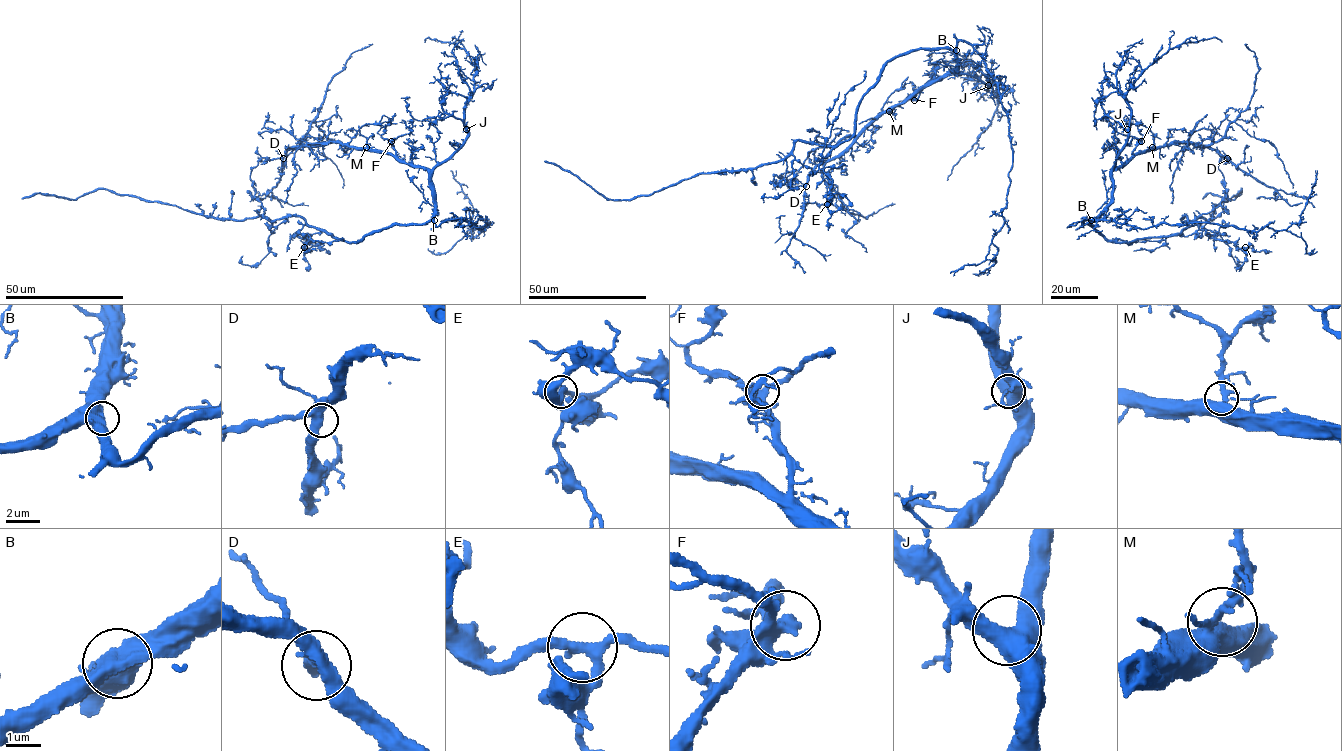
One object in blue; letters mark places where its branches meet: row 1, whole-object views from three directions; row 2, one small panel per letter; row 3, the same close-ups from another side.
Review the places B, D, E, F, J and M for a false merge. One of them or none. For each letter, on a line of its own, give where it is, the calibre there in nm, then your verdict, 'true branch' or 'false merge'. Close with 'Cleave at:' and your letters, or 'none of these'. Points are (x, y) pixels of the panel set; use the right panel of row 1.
B: place (1091, 220); calibre 480 nm; true branch
D: place (1227, 158); calibre 400 nm; true branch
E: place (1245, 247); calibre 280 nm; true branch
F: place (1141, 141); calibre 400 nm; true branch
J: place (1127, 129); calibre 480 nm; true branch
M: place (1152, 147); calibre 320 nm; true branch
Cleave at: none of these

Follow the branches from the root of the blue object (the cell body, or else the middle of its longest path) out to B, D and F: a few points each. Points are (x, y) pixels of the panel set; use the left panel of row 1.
B: (356, 242), (393, 225), (427, 224), (434, 220)
D: (356, 242), (343, 241), (299, 217), (272, 221), (263, 215), (250, 171), (262, 158), (283, 158)
F: (356, 242), (393, 225), (426, 224), (434, 214), (428, 172), (403, 163), (396, 156), (391, 141)

